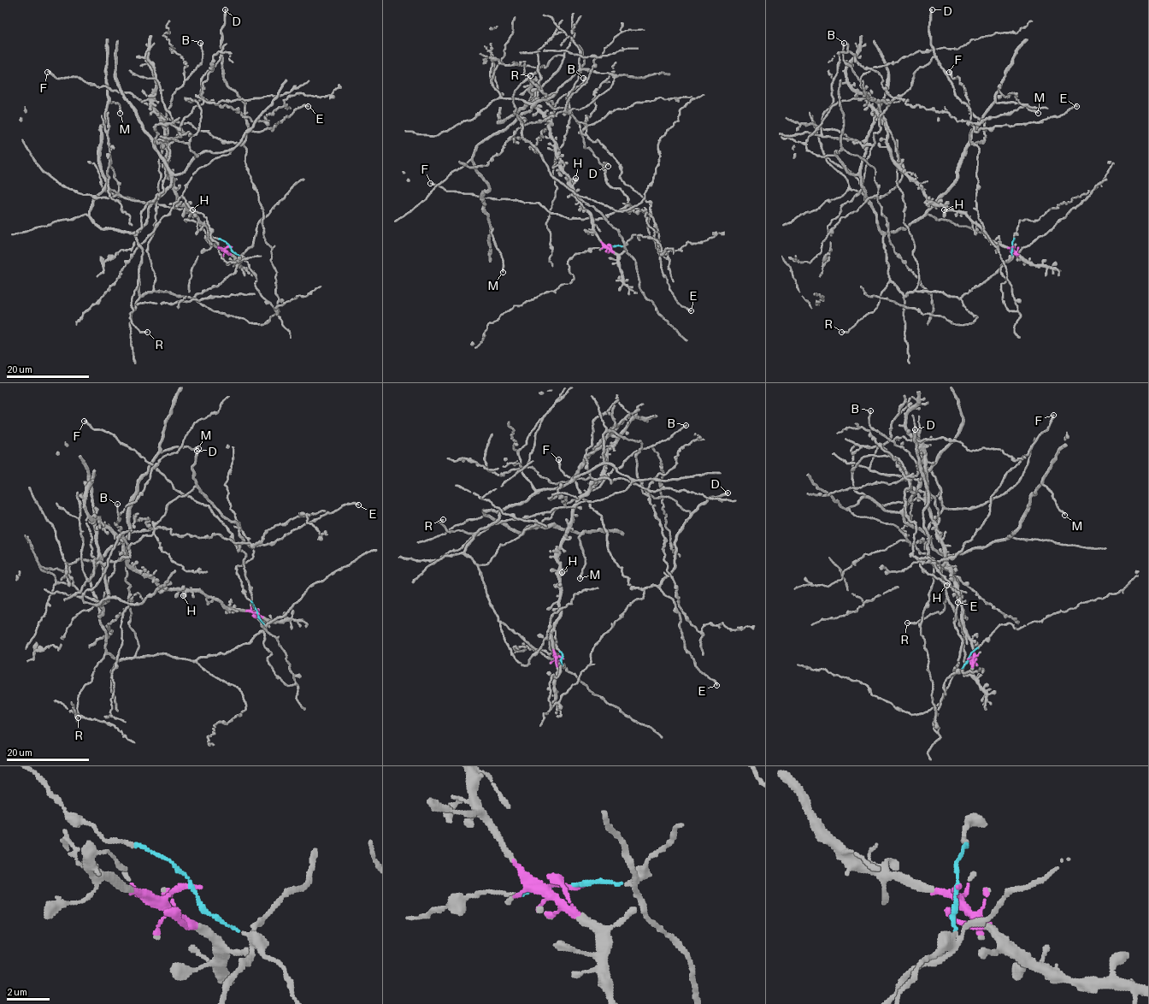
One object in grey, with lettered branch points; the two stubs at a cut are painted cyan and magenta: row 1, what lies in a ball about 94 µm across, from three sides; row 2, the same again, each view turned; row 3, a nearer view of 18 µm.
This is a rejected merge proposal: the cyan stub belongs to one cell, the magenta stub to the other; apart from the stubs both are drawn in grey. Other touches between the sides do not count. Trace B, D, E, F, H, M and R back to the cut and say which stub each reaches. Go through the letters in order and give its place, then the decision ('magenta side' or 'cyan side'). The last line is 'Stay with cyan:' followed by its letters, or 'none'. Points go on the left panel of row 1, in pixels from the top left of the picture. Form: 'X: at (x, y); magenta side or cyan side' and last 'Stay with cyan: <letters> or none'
B: at (200, 43); magenta side
D: at (225, 9); cyan side
E: at (308, 106); cyan side
F: at (47, 72); cyan side
H: at (192, 209); magenta side
M: at (120, 113); magenta side
R: at (147, 332); magenta side
Stay with cyan: D, E, F

